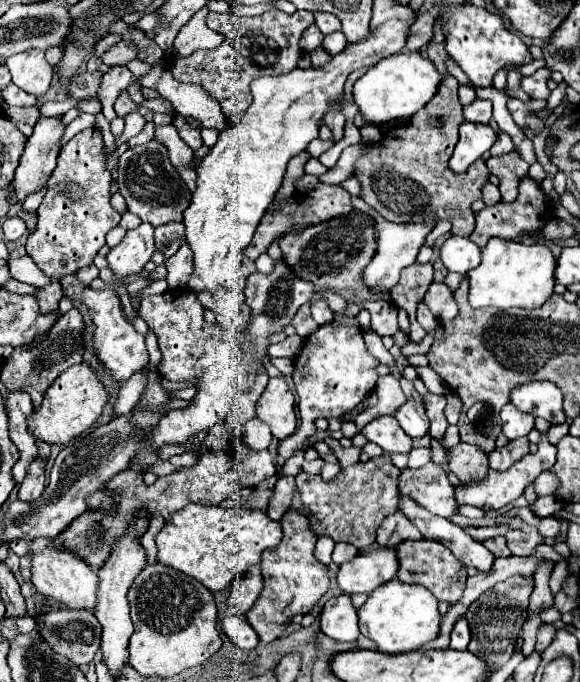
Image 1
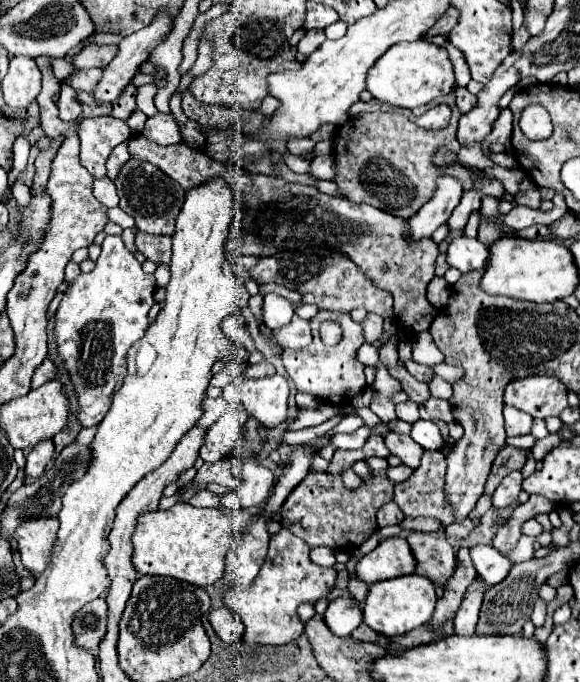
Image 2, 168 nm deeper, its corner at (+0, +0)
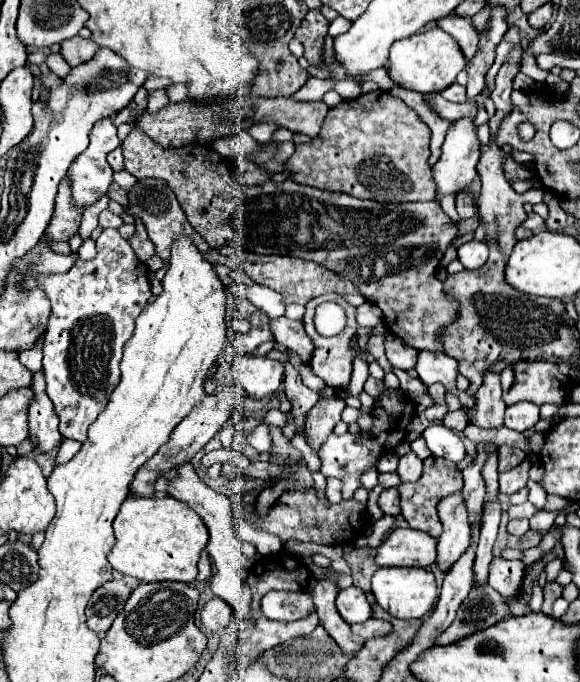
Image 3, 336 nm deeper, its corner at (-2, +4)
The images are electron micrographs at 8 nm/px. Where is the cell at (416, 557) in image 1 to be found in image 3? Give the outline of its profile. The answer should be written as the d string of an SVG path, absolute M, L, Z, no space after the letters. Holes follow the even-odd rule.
M428 457L424 461L422 477L416 483L402 483L398 487L402 517L408 521L408 525L412 529L420 529L420 531L430 533L432 537L440 537L442 523L438 519L436 507L438 507L440 499L444 499L444 497L460 491L460 489L462 489L462 473L460 473L460 469L452 461L446 461L446 459L440 459L440 457Z

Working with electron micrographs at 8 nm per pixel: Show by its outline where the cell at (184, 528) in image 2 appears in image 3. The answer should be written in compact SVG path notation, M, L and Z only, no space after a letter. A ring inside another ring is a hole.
M126 497L120 513L114 519L114 535L116 545L108 555L110 565L120 573L138 579L140 583L192 583L196 579L200 553L206 549L208 543L208 529L202 519L190 507L172 497Z

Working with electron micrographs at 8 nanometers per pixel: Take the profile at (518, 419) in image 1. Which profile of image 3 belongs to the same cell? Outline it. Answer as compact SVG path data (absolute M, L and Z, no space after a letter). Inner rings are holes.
M520 401L512 407L506 407L504 425L514 431L526 431L526 429L534 427L538 423L538 419L540 419L540 407L528 403L528 401Z

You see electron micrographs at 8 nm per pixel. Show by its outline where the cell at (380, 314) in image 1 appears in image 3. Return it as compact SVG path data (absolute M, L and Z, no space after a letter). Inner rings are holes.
M366 301L366 303L362 303L360 307L356 307L356 323L358 323L360 327L372 329L372 327L376 327L380 321L382 321L382 313L380 313L380 309L376 309L374 303Z

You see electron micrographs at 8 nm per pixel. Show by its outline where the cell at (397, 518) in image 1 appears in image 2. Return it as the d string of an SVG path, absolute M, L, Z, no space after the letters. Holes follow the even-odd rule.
M390 501L378 509L378 527L390 527L390 525L400 525L404 521L404 513L400 507Z

